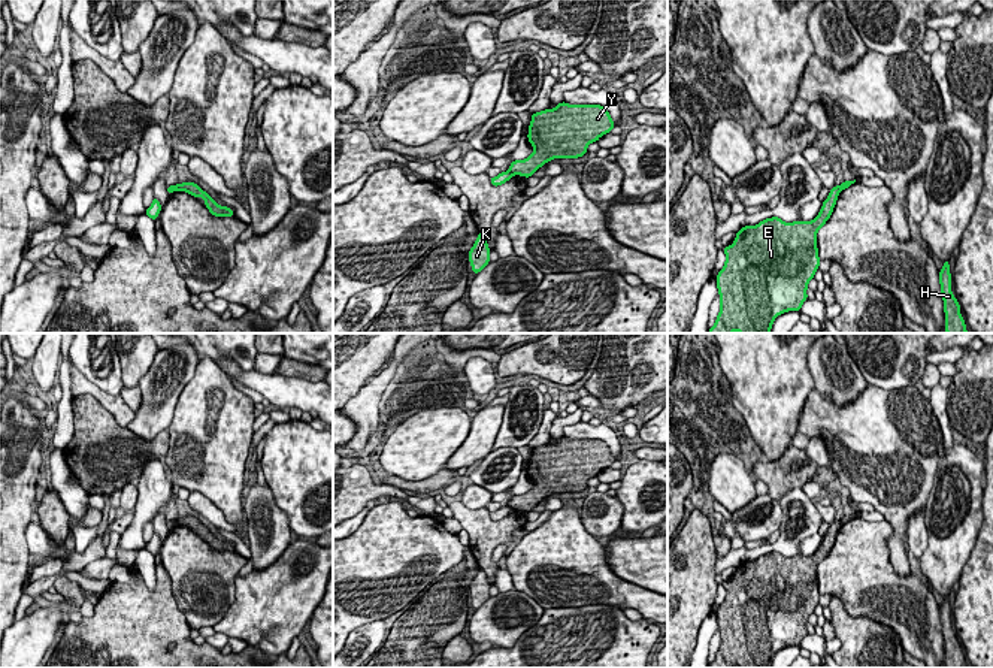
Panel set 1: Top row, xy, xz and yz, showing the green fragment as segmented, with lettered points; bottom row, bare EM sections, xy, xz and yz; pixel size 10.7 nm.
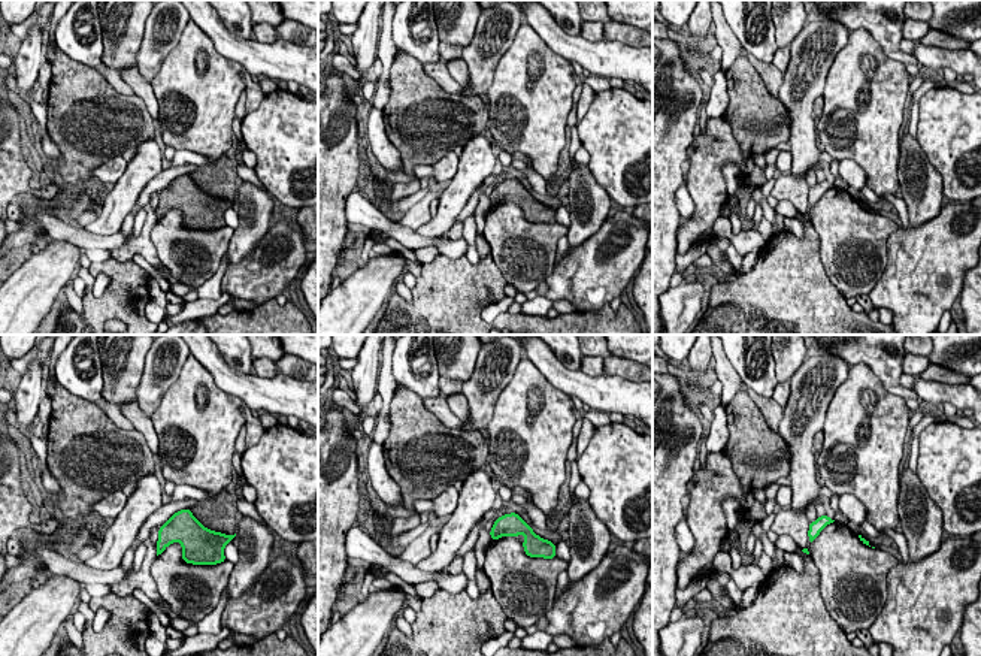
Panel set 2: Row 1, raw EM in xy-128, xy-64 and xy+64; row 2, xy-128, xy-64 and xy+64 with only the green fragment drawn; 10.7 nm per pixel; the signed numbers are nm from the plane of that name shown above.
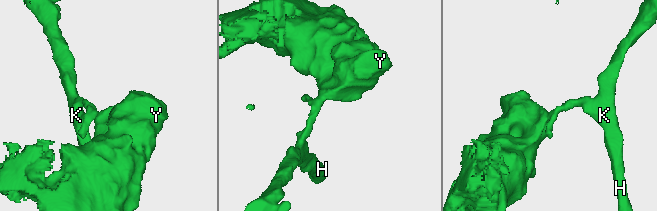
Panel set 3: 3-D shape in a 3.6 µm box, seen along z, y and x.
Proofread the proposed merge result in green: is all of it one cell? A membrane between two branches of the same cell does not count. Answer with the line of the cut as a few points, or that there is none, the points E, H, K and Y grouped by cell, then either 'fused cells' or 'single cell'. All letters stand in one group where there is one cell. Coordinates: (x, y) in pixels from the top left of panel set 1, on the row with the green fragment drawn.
xz (508, 171), (514, 174) | E Y / H K | fused cells

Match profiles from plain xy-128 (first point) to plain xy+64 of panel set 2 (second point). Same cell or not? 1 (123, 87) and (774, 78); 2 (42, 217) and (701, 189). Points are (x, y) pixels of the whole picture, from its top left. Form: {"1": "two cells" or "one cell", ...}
{"1": "one cell", "2": "two cells"}

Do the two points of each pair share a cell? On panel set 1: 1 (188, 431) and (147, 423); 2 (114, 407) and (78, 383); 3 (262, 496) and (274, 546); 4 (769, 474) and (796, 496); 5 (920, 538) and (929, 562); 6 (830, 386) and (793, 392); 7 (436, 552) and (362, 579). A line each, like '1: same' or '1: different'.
1: different
2: same
3: same
4: different
5: different
6: different
7: same

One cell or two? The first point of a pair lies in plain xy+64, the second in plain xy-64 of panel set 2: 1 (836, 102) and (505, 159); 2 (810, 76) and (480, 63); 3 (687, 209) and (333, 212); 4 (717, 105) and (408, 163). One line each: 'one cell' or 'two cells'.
1: two cells
2: one cell
3: two cells
4: two cells

